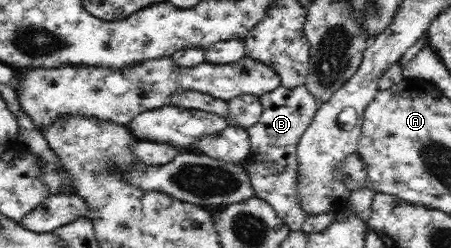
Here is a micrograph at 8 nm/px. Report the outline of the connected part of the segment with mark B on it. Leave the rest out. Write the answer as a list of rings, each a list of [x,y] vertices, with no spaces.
[[[306,84],[294,87],[281,85],[277,91],[260,94],[259,100],[261,114],[259,120],[247,128],[250,147],[243,163],[251,173],[256,196],[272,205],[291,231],[298,231],[308,213],[304,210],[298,193],[297,145],[321,102]]]

